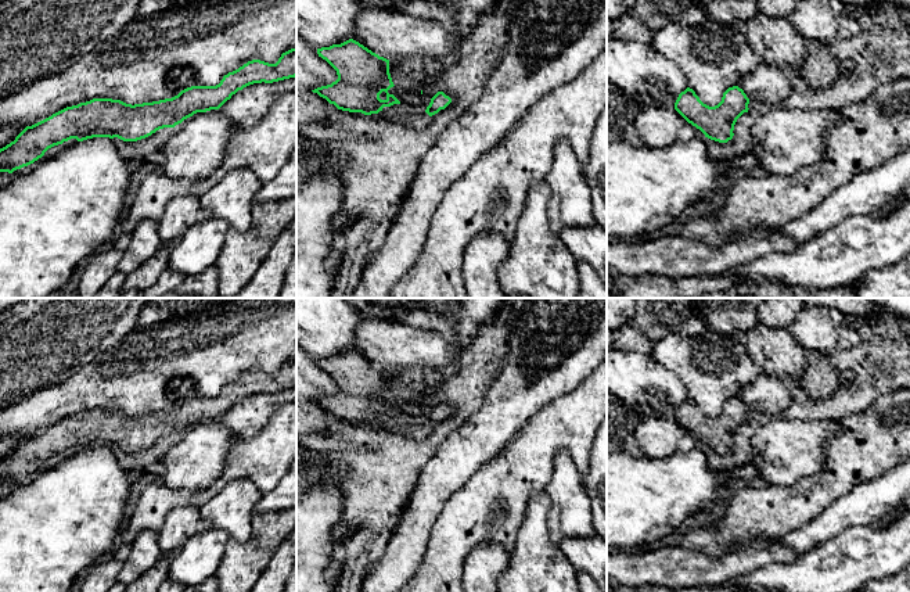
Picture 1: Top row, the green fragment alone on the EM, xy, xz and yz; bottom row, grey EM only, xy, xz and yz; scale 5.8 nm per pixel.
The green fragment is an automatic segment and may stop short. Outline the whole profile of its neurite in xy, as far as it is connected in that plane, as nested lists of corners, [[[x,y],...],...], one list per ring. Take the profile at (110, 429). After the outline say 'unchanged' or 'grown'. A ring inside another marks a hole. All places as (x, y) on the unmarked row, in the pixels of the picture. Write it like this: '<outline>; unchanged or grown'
[[[291,359],[283,363],[276,374],[252,370],[224,385],[216,397],[191,397],[172,409],[134,416],[121,410],[93,409],[78,416],[66,417],[32,437],[26,437],[14,452],[0,459],[0,482],[12,484],[17,480],[28,477],[42,469],[48,459],[71,449],[83,452],[93,448],[118,448],[123,452],[137,452],[151,446],[159,439],[175,438],[197,423],[219,420],[233,405],[249,395],[262,392],[273,394],[295,387],[296,359]]]; unchanged

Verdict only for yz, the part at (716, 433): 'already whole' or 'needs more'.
already whole

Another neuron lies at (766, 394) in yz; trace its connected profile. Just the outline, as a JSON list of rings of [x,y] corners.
[[[760,373],[737,397],[744,401],[749,410],[774,419],[780,412],[788,409],[798,395],[796,378]]]

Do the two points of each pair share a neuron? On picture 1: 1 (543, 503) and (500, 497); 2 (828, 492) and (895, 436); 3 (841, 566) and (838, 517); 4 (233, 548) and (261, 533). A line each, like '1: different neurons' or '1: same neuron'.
1: different neurons
2: same neuron
3: different neurons
4: same neuron

